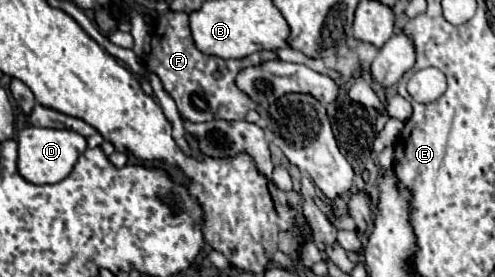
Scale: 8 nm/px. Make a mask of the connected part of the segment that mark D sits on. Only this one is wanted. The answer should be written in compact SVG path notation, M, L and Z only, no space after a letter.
M30 125L18 133L18 171L26 181L34 185L58 183L70 175L76 159L84 153L84 149L86 149L86 139L74 131Z

